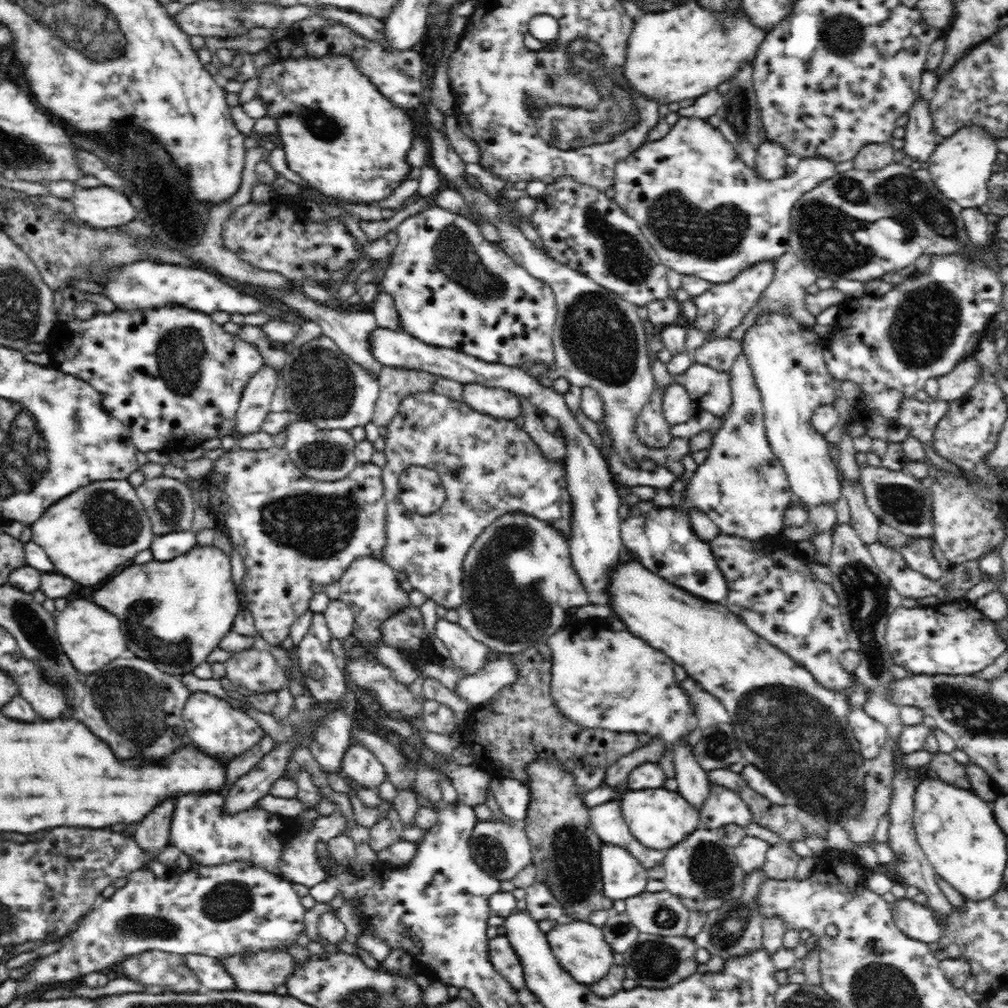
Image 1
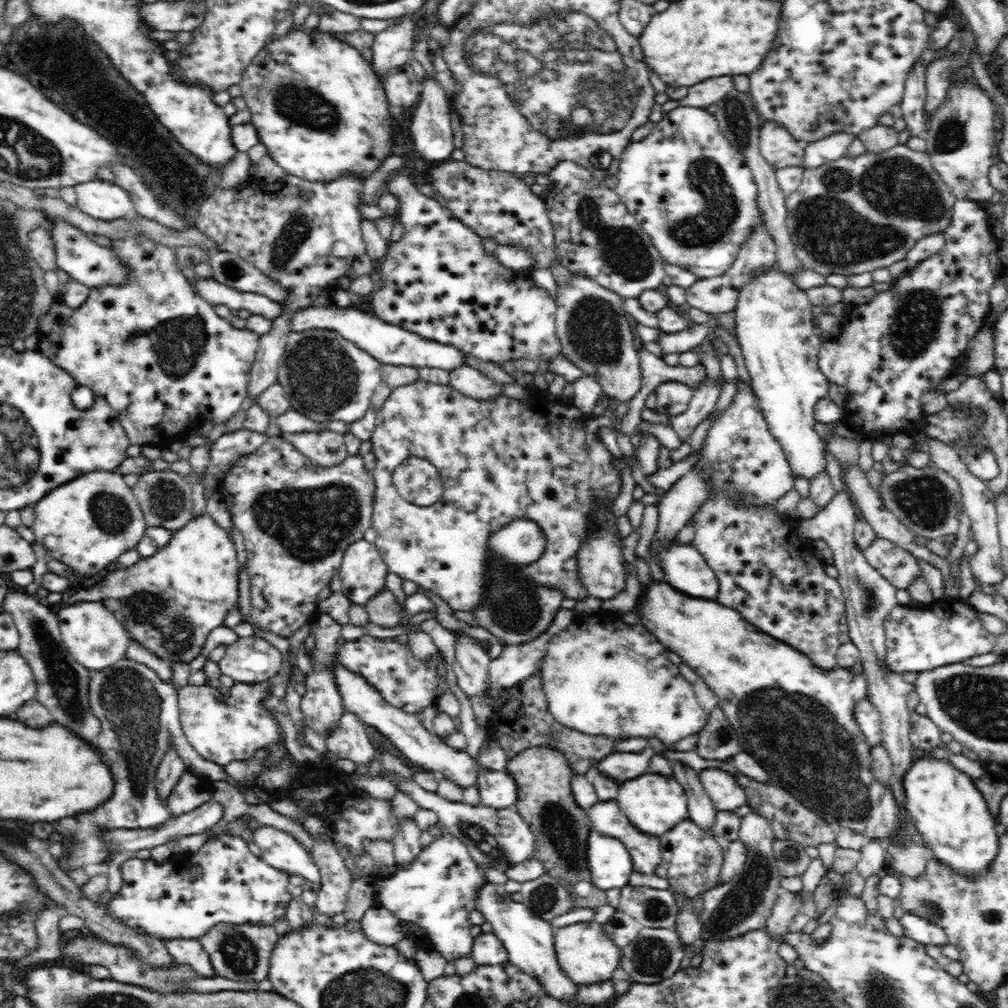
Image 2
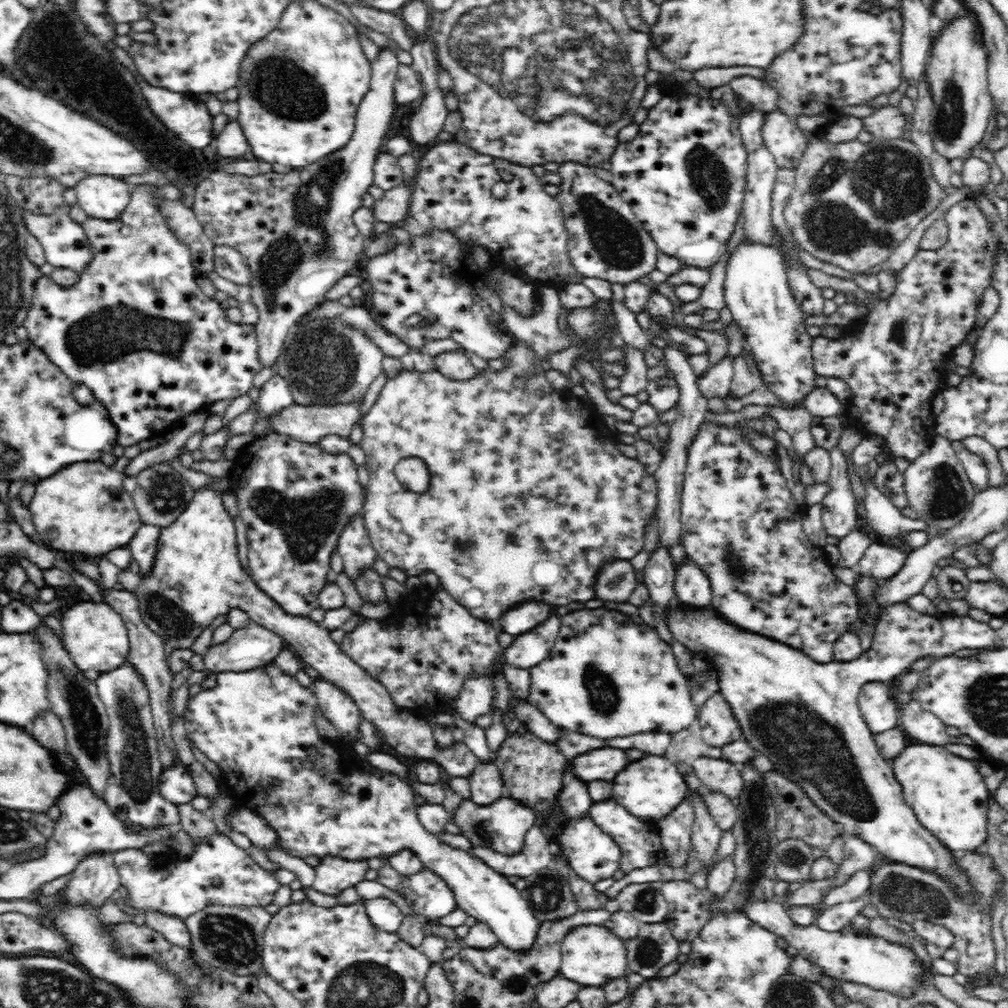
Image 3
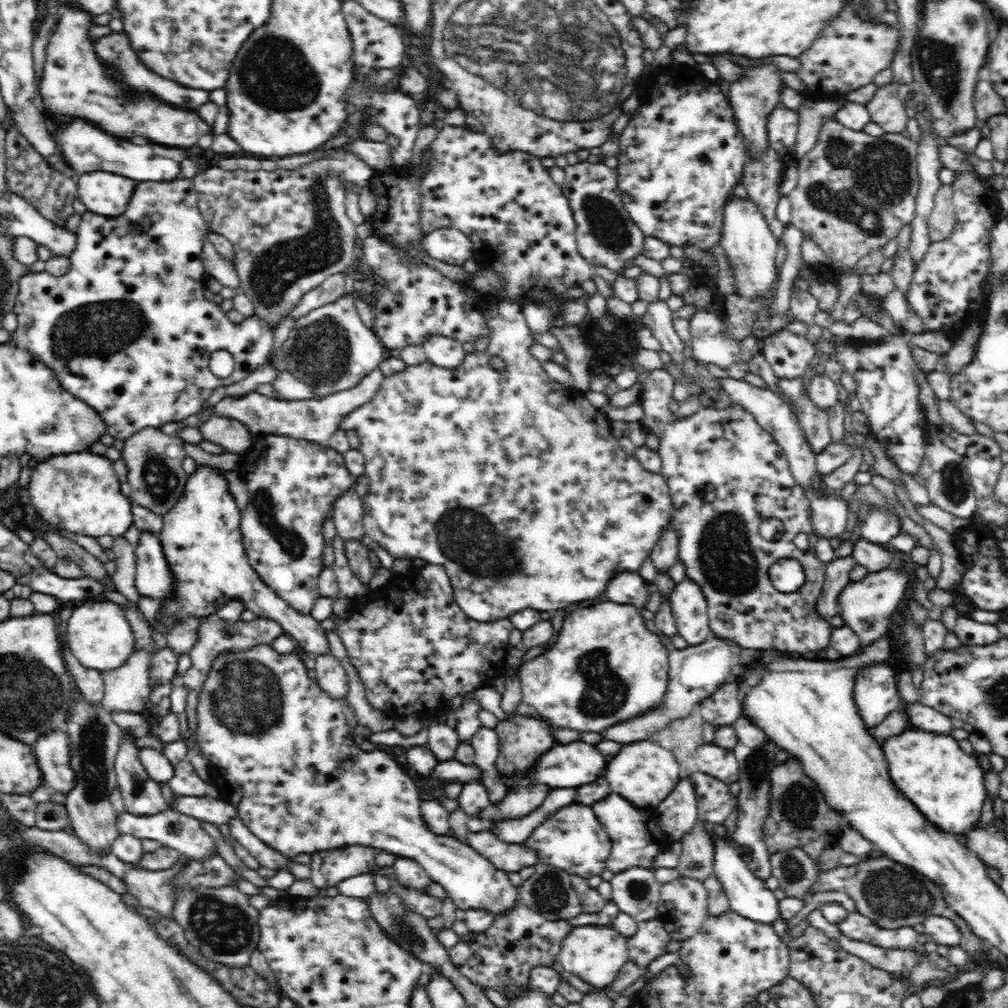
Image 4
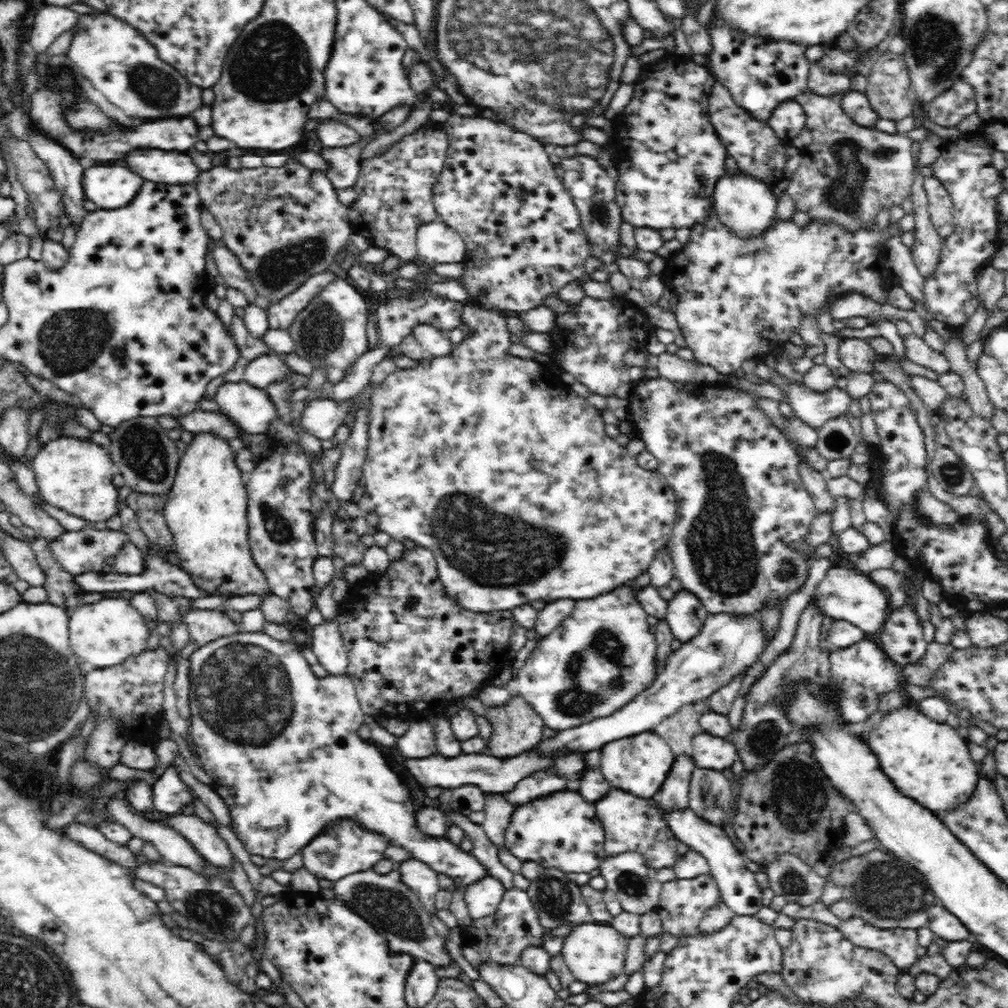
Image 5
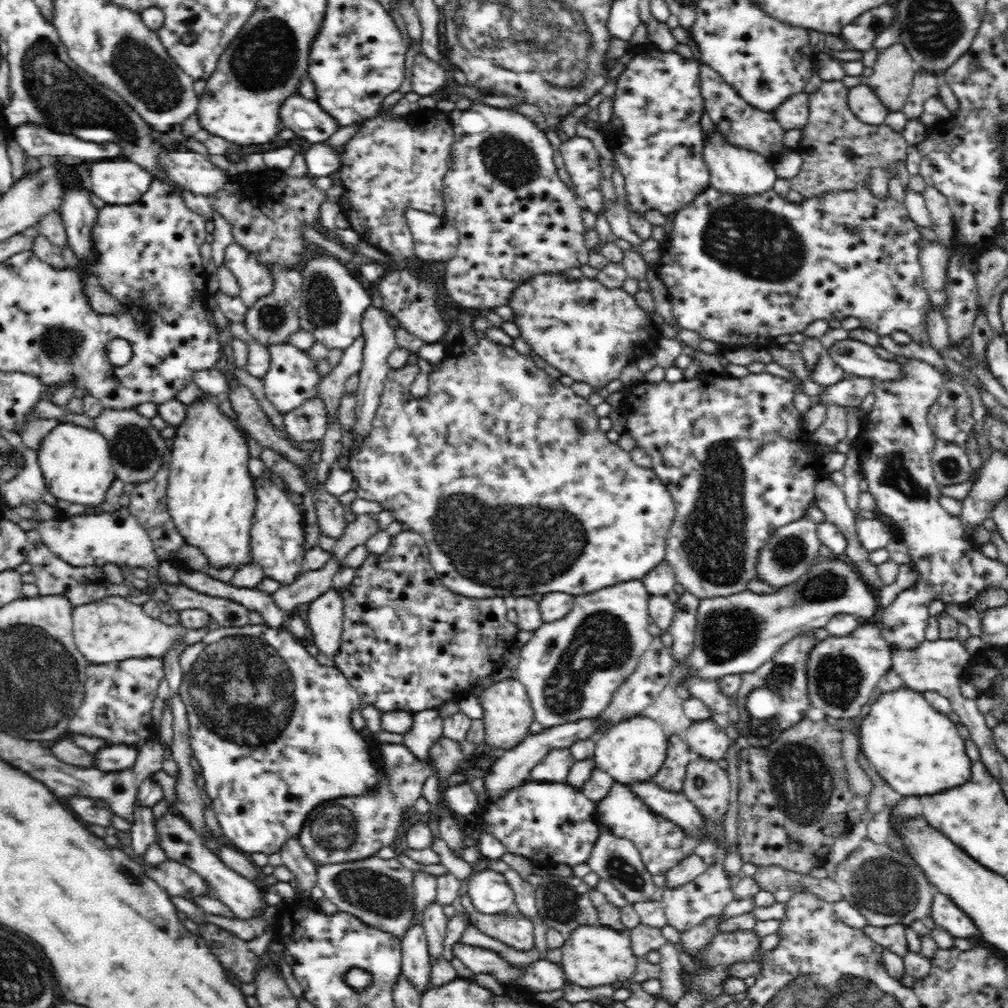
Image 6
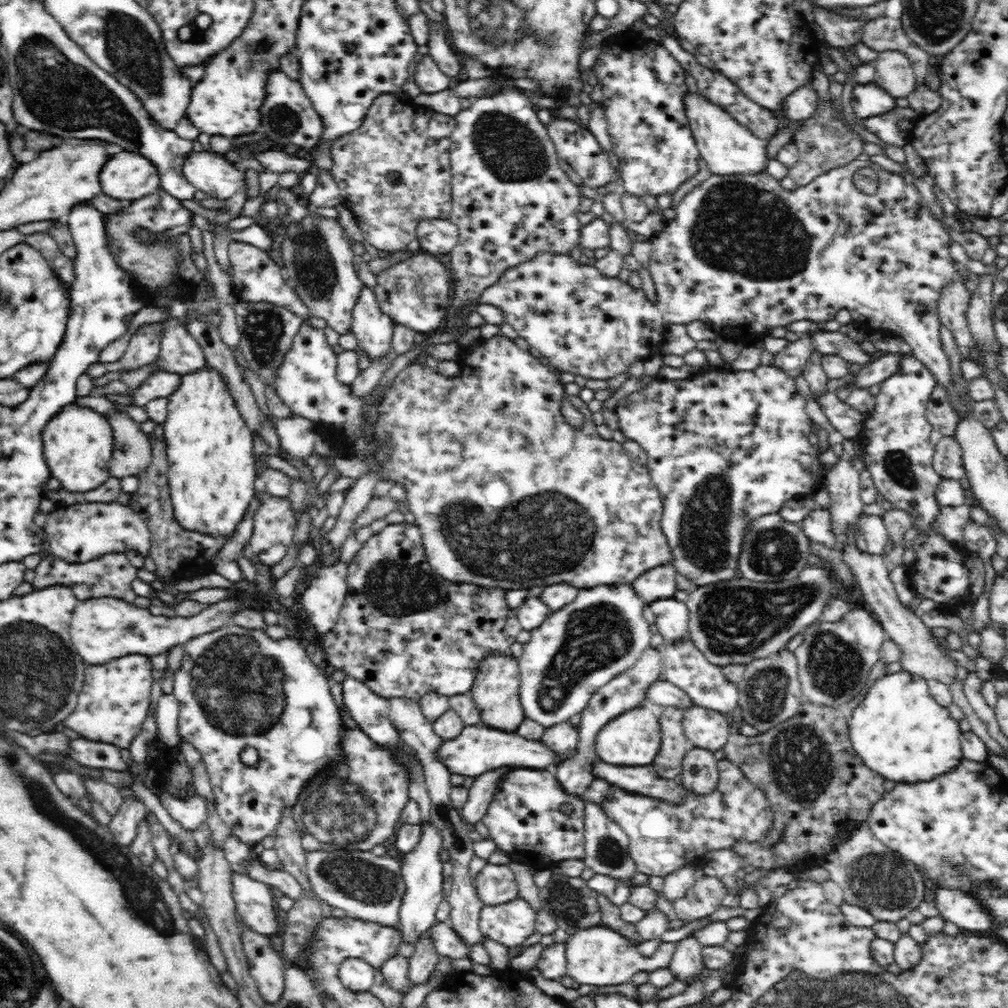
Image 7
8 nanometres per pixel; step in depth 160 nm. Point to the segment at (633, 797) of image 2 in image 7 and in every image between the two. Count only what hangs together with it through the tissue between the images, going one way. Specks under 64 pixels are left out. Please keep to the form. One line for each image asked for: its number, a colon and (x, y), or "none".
3: (650, 789)
4: (644, 773)
5: (639, 763)
6: (631, 751)
7: (634, 738)

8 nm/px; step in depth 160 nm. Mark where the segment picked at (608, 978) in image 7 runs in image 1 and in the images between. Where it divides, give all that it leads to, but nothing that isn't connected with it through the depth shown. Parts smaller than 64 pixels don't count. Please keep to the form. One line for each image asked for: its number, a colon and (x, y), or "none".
1: (579, 947)
2: (587, 956)
3: (591, 955)
4: (597, 954)
5: (594, 953)
6: (592, 956)

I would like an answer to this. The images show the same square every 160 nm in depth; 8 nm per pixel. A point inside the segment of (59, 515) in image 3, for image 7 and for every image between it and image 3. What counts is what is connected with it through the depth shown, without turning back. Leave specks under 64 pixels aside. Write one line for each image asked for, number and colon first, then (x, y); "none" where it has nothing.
4: (80, 493)
5: (73, 475)
6: (76, 464)
7: (78, 445)

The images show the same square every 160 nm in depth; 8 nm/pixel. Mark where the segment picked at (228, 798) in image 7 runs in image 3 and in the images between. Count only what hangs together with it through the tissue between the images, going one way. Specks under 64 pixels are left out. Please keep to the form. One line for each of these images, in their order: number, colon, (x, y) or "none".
3: (258, 726)
4: (280, 749)
5: (280, 744)
6: (271, 728)

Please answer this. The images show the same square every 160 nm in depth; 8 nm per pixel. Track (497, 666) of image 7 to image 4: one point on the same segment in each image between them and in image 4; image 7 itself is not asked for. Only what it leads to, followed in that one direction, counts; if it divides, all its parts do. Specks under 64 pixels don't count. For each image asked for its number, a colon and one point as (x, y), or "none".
4: (523, 740)
5: (517, 728)
6: (508, 713)

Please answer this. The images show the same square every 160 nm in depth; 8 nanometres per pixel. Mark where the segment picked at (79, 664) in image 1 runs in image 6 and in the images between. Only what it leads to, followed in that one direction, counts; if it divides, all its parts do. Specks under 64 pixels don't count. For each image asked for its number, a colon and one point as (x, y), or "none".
2: (95, 638)
3: (95, 635)
4: (99, 635)
5: (106, 633)
6: (113, 629)

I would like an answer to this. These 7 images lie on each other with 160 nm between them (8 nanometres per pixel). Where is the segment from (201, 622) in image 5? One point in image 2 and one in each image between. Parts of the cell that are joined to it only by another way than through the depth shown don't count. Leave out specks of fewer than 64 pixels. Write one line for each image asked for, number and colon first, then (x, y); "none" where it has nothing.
2: (249, 660)
3: (251, 647)
4: (216, 637)

